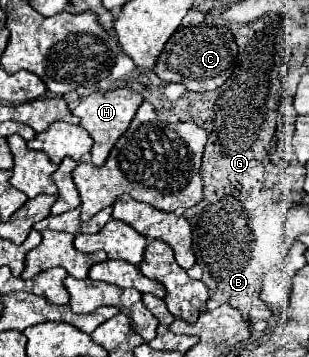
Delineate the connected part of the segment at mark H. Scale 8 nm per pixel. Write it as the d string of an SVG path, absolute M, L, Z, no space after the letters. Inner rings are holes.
M120 87L120 89L112 89L112 91L96 91L96 93L84 97L80 101L80 105L72 111L74 115L80 117L80 125L94 139L94 147L90 151L94 165L102 165L106 161L108 151L114 147L118 137L128 129L128 125L132 123L140 105L142 105L140 93L136 93L132 89L126 89L126 87Z

